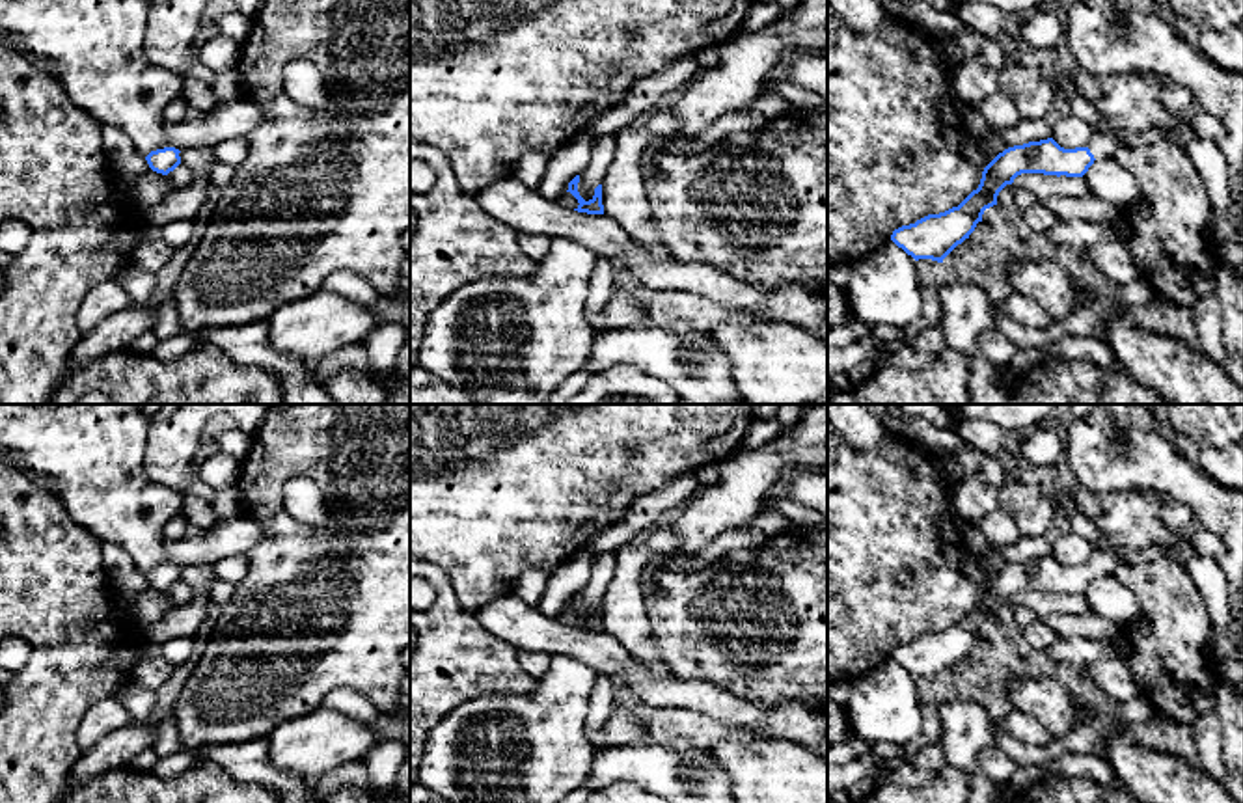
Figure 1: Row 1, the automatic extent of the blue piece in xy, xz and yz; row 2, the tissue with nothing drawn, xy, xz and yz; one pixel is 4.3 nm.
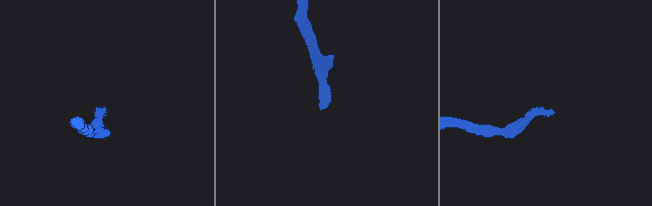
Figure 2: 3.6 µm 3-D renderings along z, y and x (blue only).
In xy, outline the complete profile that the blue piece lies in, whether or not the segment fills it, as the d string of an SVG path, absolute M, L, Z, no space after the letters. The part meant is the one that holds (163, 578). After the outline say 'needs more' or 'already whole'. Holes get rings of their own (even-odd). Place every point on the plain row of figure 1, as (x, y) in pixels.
M0 404L0 445L19 453L26 470L56 481L54 496L75 524L97 540L130 553L149 585L168 592L181 581L164 553L164 527L181 514L183 494L151 481L143 470L149 417L138 404Z; needs more

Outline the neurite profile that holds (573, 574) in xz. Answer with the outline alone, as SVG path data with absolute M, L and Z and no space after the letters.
M583 550L550 574L546 591L537 602L537 609L544 617L559 619L559 615L568 607L568 600L585 587L587 579L589 551Z

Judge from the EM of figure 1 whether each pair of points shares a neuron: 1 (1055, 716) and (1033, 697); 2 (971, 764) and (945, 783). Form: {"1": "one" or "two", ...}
{"1": "one", "2": "two"}

